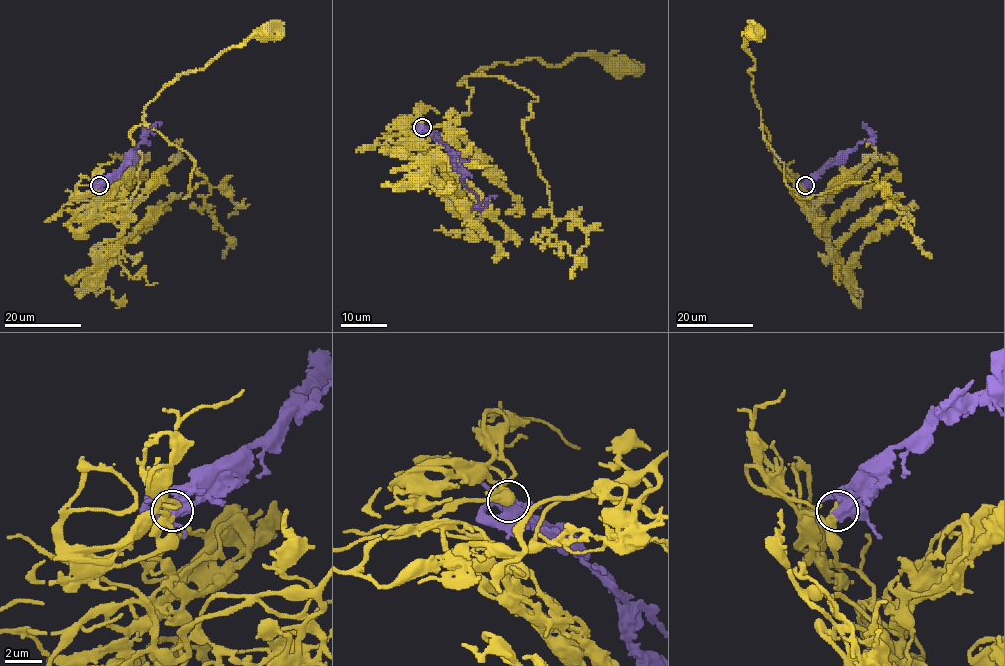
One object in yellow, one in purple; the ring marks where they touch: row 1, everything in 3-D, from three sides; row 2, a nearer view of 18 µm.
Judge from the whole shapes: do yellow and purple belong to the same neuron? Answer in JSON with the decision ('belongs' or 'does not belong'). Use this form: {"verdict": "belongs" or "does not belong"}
{"verdict": "belongs"}

